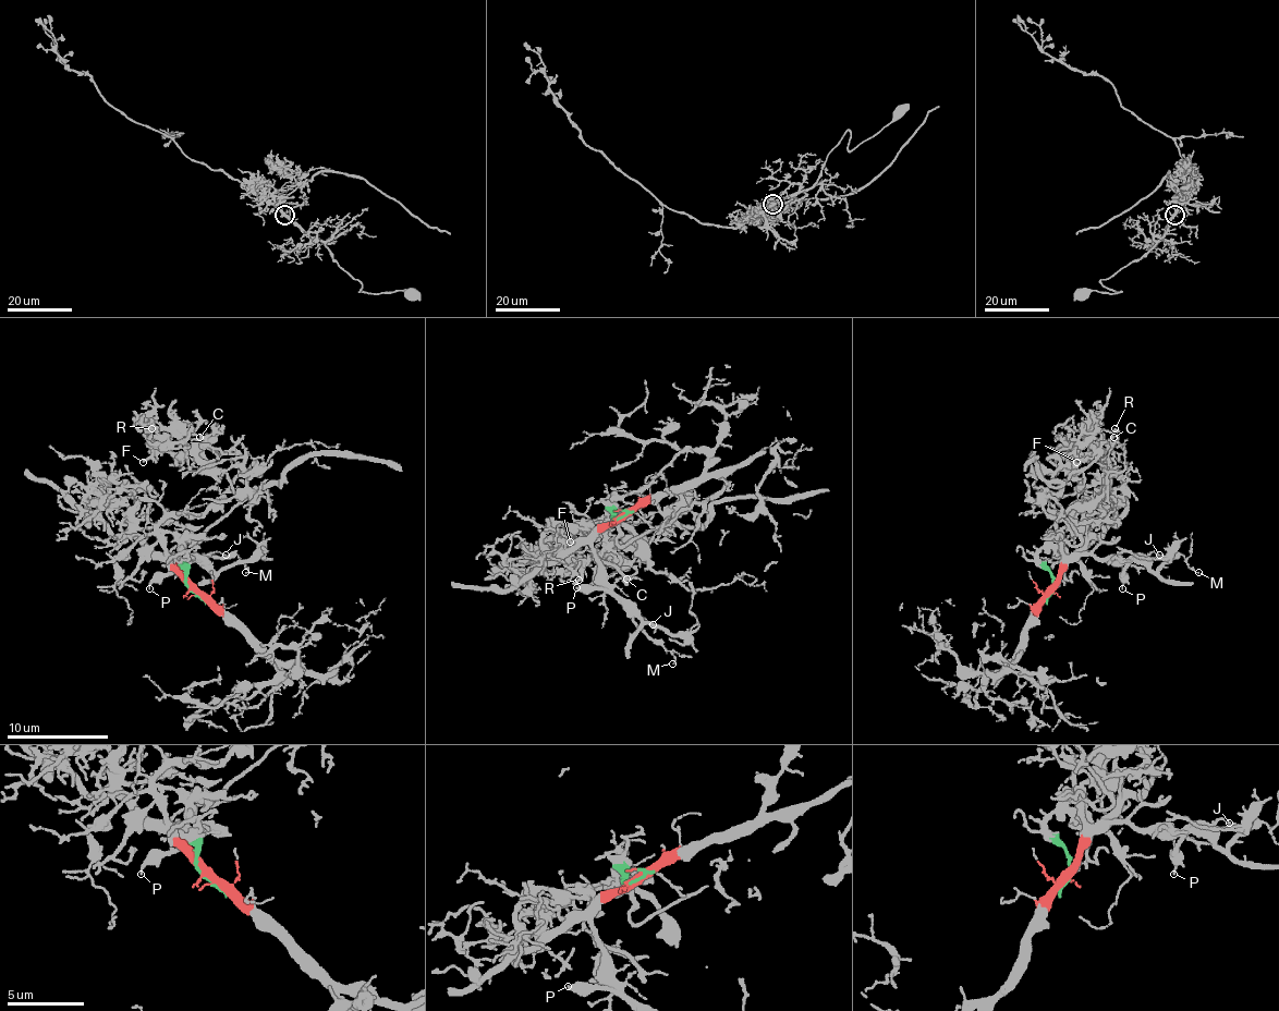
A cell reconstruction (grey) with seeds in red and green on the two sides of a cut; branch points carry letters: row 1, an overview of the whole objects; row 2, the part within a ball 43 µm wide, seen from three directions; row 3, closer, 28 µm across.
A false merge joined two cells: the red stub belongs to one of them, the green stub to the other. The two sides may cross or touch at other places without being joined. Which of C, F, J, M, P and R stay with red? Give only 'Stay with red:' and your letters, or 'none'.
Stay with red: J, M, P

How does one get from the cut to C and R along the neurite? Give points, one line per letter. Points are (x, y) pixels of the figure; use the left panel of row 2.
C: (196, 593), (186, 583), (184, 547), (242, 499), (230, 478), (204, 455), (209, 440), (199, 438)
R: (196, 593), (186, 583), (184, 547), (242, 499), (224, 471), (204, 469), (189, 453), (156, 448), (150, 428)

